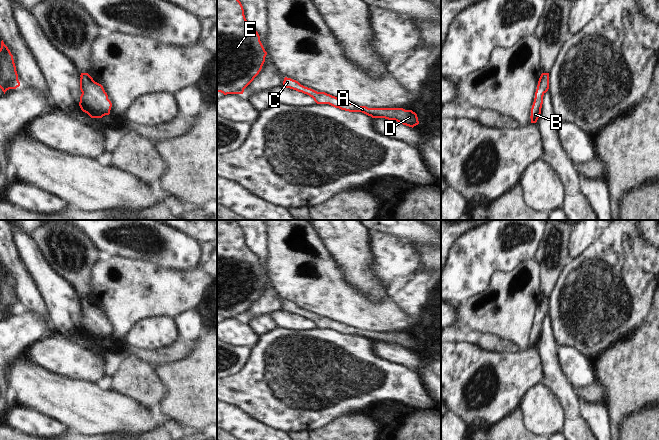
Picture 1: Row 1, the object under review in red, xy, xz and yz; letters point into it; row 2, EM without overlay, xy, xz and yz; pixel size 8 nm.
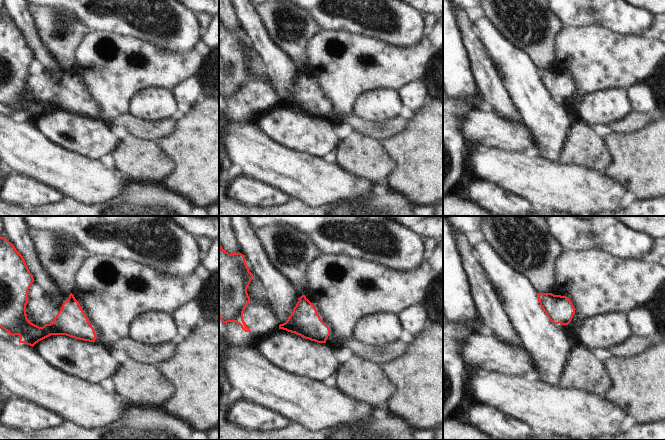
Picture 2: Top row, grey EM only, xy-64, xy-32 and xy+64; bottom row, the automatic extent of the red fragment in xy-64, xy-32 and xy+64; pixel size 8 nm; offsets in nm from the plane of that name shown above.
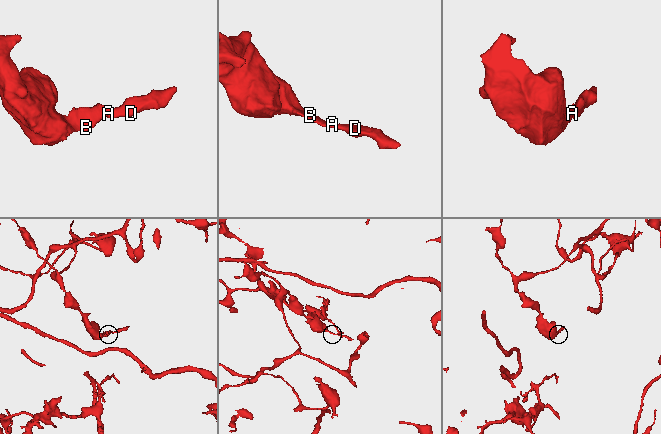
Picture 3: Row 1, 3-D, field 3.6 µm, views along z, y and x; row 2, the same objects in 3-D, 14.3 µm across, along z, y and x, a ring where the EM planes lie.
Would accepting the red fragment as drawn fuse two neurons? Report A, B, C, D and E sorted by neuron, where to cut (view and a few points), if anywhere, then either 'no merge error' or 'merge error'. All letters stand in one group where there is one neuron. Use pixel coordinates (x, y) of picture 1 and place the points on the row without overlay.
A B C D E; no cut; no merge error

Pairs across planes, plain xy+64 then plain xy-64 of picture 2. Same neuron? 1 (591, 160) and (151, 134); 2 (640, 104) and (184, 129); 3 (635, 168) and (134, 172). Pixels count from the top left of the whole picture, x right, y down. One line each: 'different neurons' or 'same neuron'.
1: different neurons
2: different neurons
3: different neurons

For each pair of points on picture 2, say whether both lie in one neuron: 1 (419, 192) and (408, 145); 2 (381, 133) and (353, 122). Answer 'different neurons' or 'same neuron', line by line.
1: same neuron
2: same neuron

